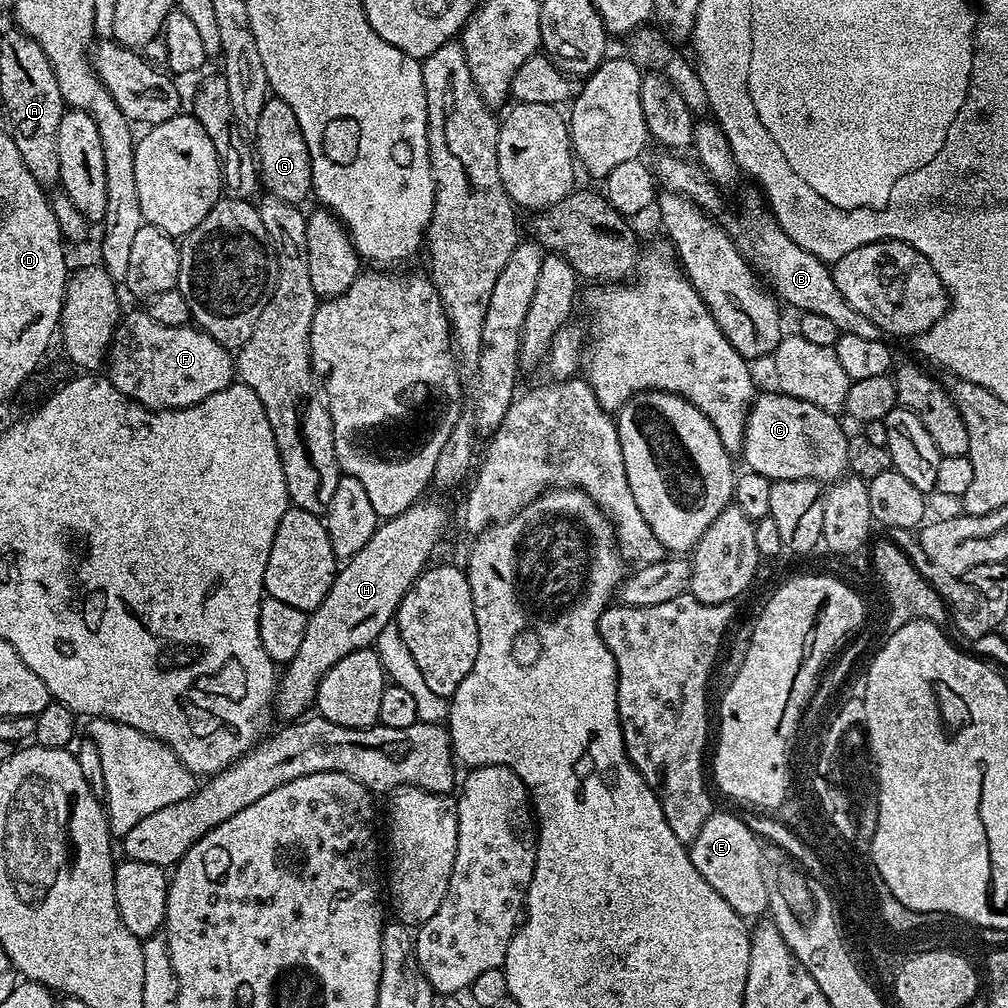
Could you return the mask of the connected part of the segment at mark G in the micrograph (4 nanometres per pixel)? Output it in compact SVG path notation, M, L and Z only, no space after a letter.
M268 99L262 106L254 139L254 159L263 191L287 204L303 205L303 200L312 192L312 171L306 138L302 138L302 130L298 126L298 118L294 118L294 110L290 110L286 102Z

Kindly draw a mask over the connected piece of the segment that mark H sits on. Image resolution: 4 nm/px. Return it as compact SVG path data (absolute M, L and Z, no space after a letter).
M424 503L412 504L402 514L385 519L366 546L343 561L326 598L308 617L302 650L294 654L279 677L274 712L281 721L299 721L315 705L316 691L325 674L346 654L373 647L395 621L402 598L429 567L428 559L448 528L447 510L440 504Z

